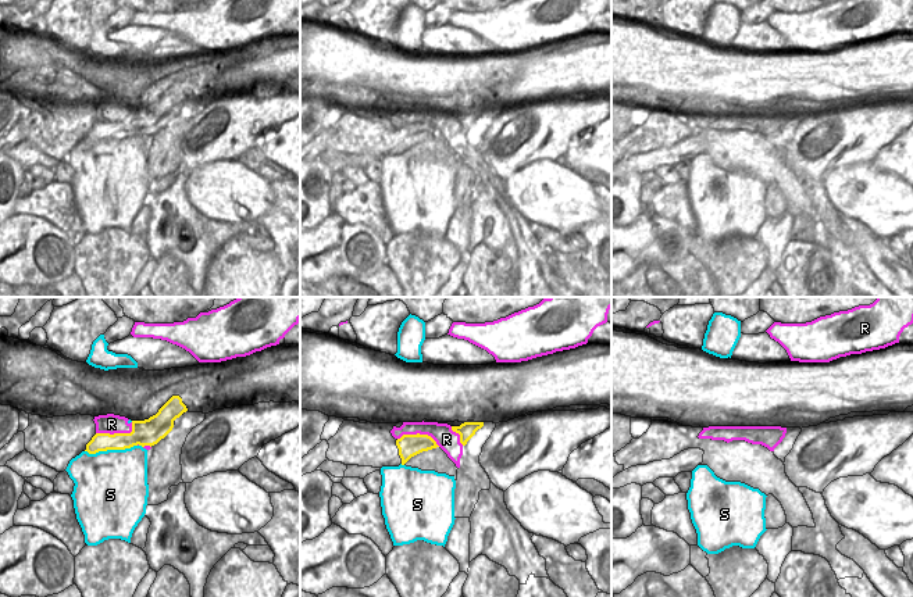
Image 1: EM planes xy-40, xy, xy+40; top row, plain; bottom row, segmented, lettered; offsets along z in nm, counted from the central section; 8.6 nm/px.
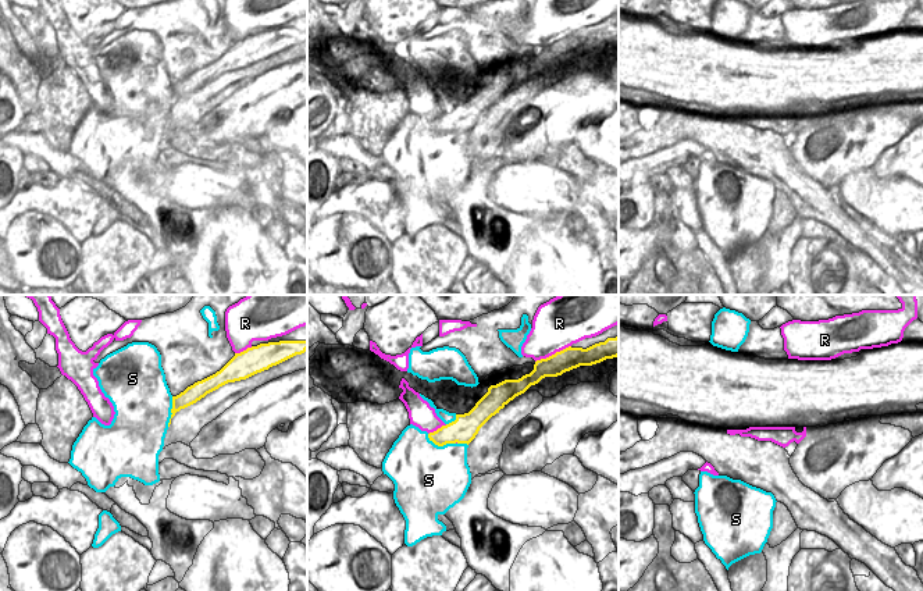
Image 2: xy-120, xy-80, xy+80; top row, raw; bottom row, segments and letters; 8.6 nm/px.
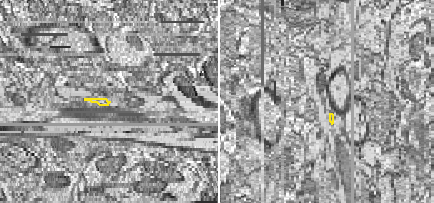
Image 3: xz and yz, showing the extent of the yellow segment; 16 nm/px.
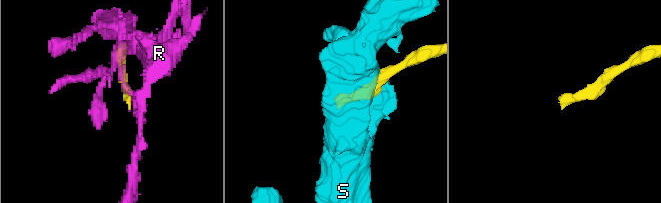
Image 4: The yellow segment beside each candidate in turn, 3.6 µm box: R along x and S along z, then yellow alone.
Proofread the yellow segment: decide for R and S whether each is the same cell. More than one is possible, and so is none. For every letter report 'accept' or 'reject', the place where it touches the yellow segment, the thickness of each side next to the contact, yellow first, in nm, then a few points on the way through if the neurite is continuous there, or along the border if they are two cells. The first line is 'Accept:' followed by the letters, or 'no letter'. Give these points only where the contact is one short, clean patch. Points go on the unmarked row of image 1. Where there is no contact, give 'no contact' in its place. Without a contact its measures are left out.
Accept: no letter
R: reject; contact xy-40 (117, 122); calibres 220 and 170 nm
S: reject; contact xy-40 (110, 138); calibres 170 and 480 nm

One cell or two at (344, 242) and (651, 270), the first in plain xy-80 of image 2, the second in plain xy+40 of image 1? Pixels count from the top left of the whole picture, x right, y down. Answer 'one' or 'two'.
two

